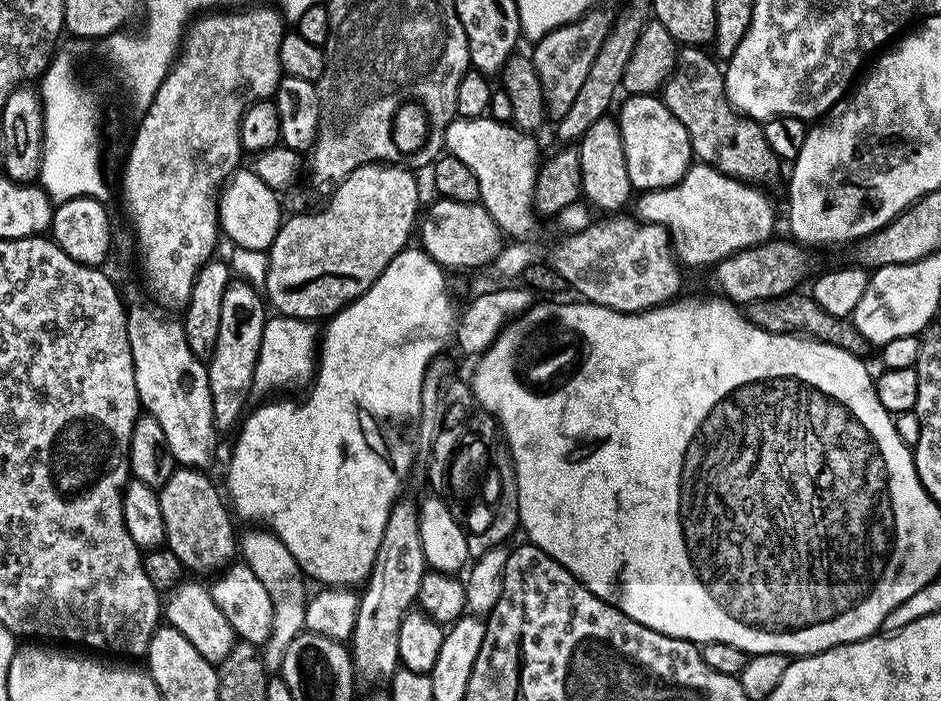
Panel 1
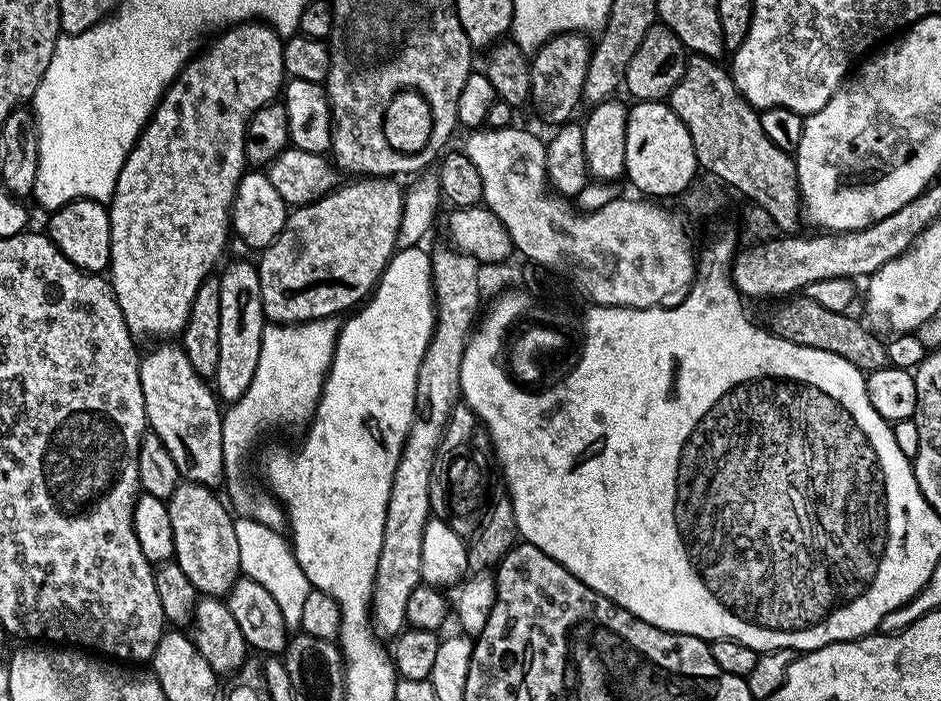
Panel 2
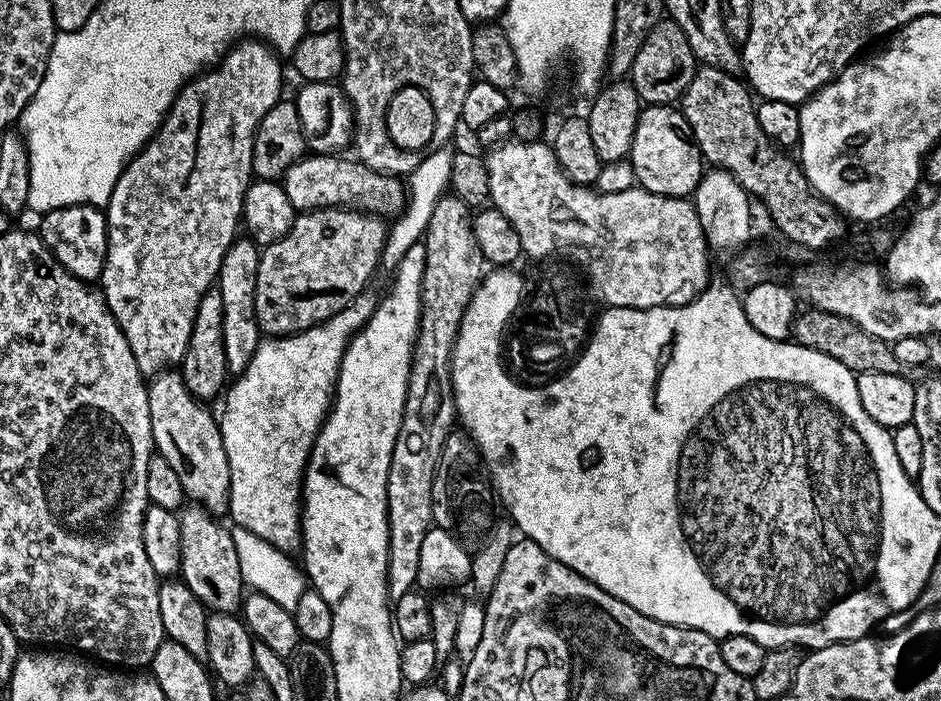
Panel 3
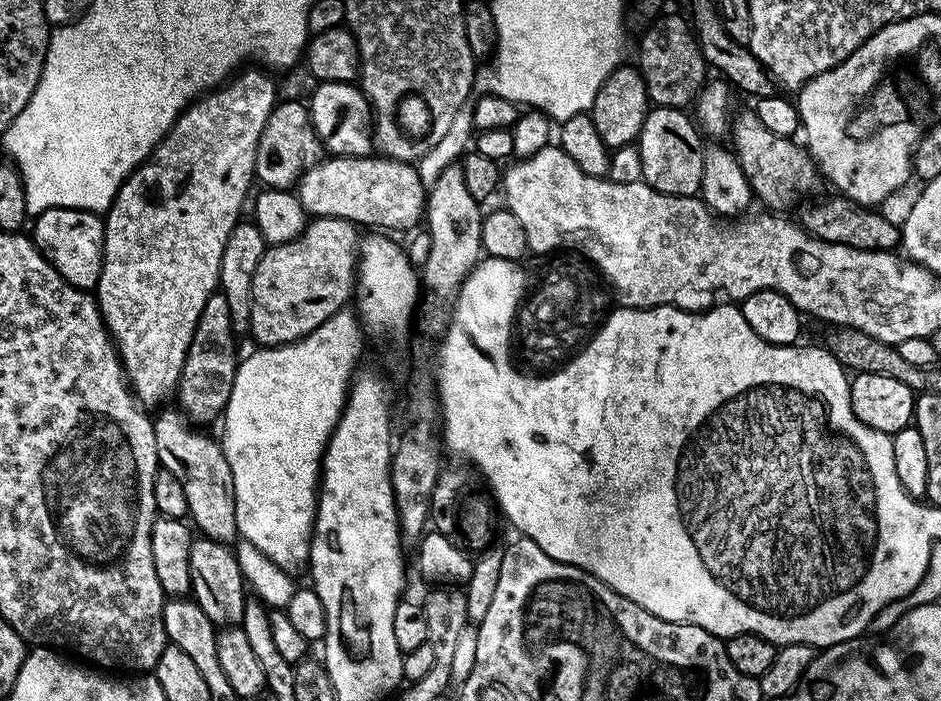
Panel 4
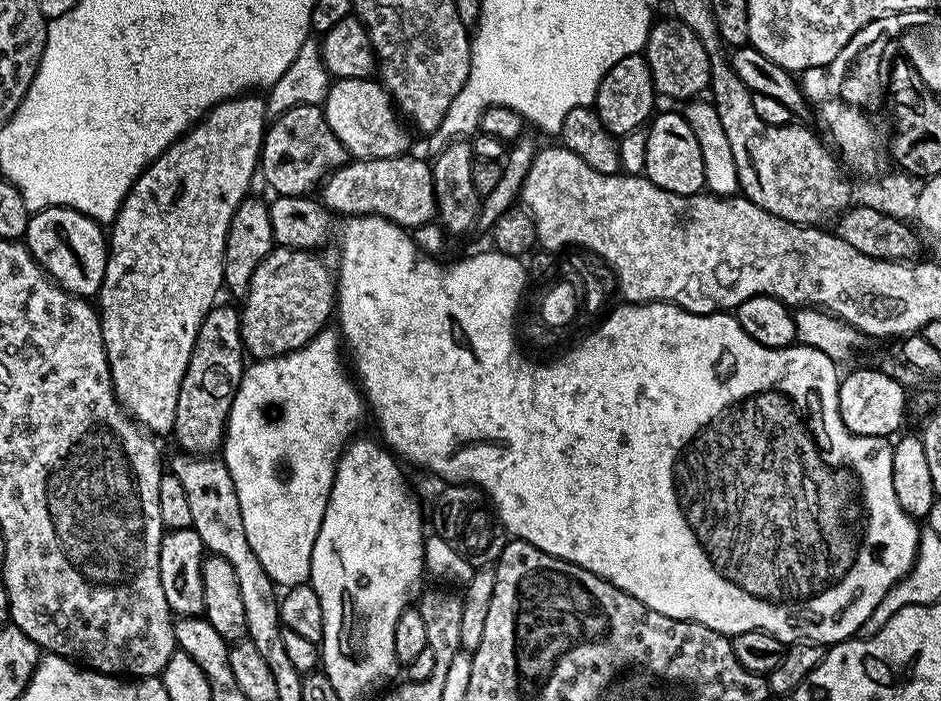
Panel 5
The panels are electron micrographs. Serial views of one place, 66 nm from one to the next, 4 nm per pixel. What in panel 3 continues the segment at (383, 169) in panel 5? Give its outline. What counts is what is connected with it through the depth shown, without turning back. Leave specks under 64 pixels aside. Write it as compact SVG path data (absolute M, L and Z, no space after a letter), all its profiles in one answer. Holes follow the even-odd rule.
M305 154L284 171L284 193L297 213L312 212L315 208L351 208L381 218L395 218L404 211L406 184L401 177L375 172L359 159L344 158L340 154Z

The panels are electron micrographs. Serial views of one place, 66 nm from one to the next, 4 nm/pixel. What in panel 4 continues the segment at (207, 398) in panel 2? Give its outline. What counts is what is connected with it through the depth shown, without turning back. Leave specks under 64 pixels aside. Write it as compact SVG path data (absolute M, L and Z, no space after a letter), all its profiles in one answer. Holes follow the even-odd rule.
M179 411L176 412L164 412L154 420L159 467L170 470L170 474L182 482L191 523L212 540L231 545L238 533L234 514L234 474L230 474L230 462L226 462L226 454L217 441L215 444L210 437L203 436L200 433L203 431L197 430Z

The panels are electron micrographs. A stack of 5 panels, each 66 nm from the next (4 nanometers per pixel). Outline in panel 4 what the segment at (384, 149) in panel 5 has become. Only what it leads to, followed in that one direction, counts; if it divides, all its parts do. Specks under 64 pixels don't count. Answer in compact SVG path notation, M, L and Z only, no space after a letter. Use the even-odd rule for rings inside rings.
M325 80L310 93L312 125L320 143L332 156L366 156L374 148L374 117L367 96L355 83Z

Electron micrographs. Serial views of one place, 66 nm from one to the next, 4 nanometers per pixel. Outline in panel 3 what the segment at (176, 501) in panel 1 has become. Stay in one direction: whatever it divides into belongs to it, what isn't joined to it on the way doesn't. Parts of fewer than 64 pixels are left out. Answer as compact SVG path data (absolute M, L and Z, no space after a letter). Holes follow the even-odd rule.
M195 502L185 503L178 515L182 532L179 575L184 584L194 590L194 594L204 603L209 613L235 613L246 595L246 585L241 567L238 566L238 551L234 548L229 529L223 528L217 517Z

